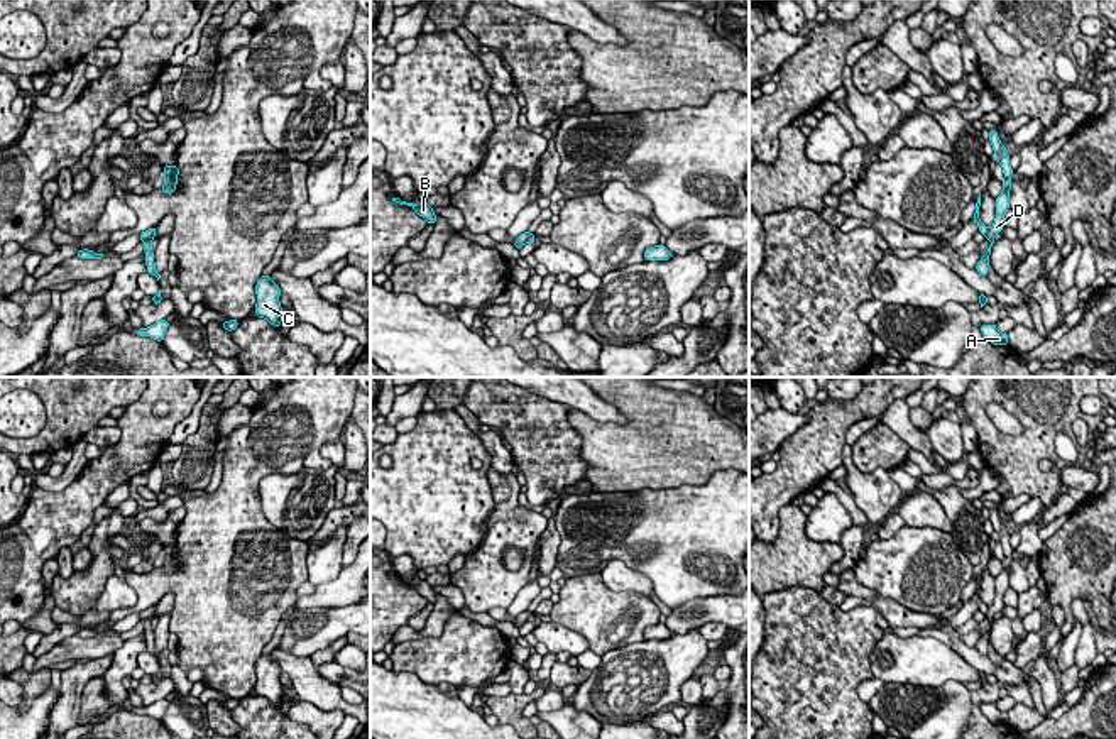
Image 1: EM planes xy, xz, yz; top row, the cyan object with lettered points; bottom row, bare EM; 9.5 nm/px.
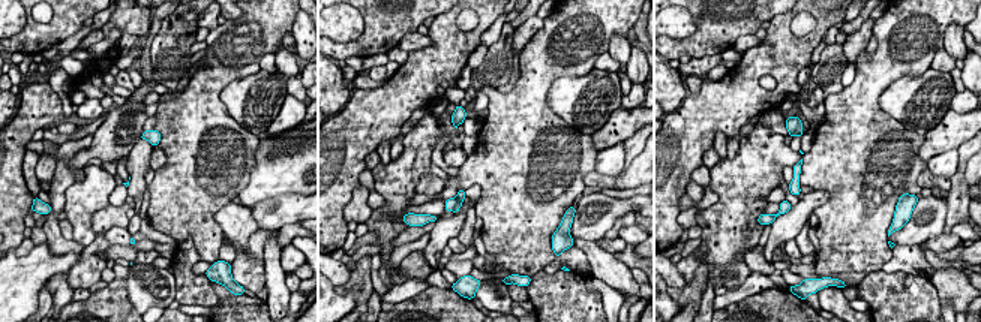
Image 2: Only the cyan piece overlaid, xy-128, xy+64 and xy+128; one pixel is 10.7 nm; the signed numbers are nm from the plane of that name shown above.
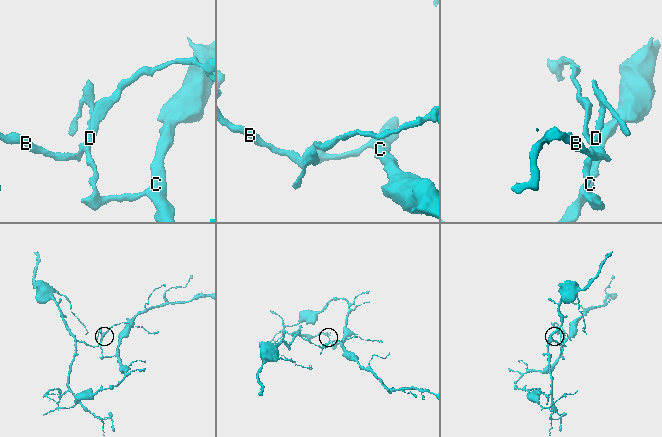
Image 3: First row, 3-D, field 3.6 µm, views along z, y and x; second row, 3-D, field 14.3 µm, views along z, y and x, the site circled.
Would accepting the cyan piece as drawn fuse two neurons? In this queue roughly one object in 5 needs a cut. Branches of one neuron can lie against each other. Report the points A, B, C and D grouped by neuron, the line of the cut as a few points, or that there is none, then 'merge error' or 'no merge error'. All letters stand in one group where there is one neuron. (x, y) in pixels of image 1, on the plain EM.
A C D / B; cut in yz along (990, 607), (984, 614); merge error

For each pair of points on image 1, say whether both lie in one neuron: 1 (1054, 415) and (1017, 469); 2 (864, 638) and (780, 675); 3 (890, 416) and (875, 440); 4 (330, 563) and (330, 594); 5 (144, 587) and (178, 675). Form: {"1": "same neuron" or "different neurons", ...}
{"1": "same neuron", "2": "same neuron", "3": "different neurons", "4": "different neurons", "5": "different neurons"}

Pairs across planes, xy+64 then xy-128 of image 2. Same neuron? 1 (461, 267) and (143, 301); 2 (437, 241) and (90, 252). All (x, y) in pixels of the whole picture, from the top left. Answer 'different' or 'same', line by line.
1: different
2: same

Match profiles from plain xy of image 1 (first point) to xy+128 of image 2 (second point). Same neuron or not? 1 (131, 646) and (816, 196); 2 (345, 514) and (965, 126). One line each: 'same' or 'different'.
1: same
2: same

